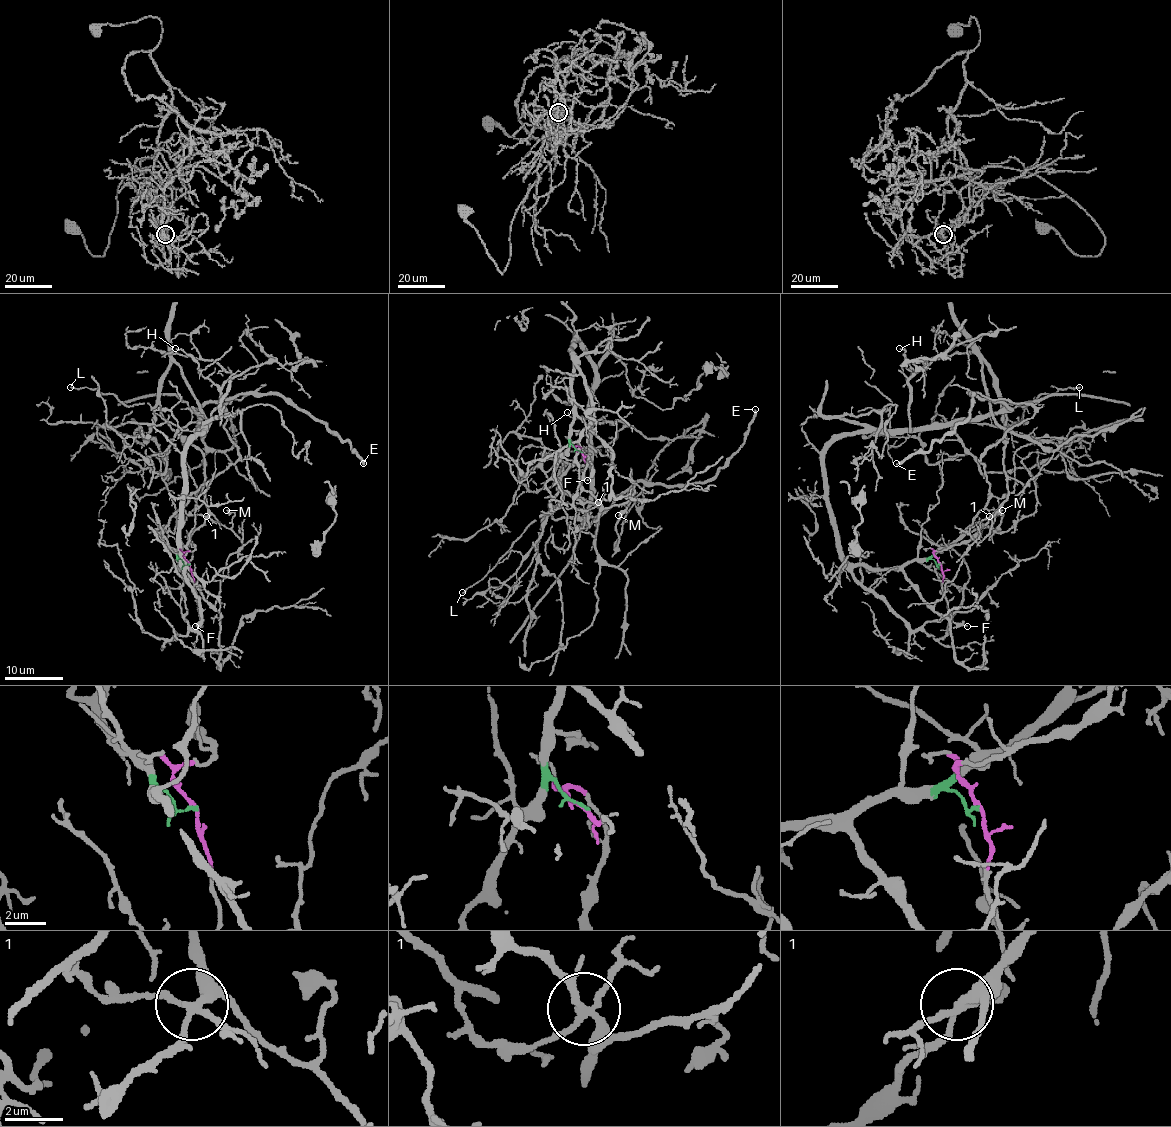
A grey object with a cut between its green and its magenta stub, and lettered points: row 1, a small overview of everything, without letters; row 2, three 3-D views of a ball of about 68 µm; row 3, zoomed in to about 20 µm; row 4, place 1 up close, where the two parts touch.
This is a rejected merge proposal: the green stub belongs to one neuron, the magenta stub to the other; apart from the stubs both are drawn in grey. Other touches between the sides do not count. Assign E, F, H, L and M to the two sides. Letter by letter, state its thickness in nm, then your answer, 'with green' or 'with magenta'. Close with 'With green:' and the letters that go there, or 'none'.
E: calibre 320 nm; with green
F: calibre 130 nm; with magenta
H: calibre 110 nm; with green
L: calibre 170 nm; with magenta
M: calibre 380 nm; with magenta
With green: E, H

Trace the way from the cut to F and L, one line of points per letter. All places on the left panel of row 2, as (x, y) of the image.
F: (188, 564), (200, 622), (194, 625)
L: (188, 564), (190, 536), (209, 512), (204, 455), (171, 427), (159, 405), (124, 405), (112, 393), (69, 388)

